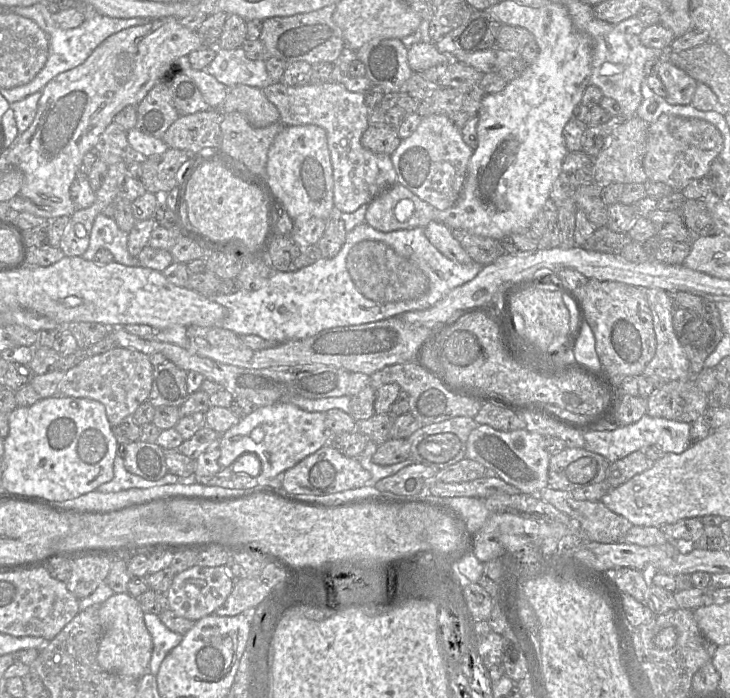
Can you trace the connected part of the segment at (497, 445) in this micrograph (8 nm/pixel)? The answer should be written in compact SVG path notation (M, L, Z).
M488 424L478 425L471 431L466 445L466 458L493 471L506 483L525 494L537 494L548 486L548 469L551 455L544 448L545 437L526 428L500 431Z

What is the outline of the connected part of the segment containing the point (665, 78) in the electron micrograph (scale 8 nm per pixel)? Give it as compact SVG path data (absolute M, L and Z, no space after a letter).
M667 60L657 64L657 76L666 88L665 101L671 105L688 105L691 103L697 82L686 72Z

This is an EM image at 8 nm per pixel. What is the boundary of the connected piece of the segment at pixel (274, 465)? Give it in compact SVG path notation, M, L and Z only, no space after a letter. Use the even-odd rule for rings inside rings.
M277 402L255 408L251 414L221 435L218 463L224 469L242 454L253 453L261 462L261 472L256 477L258 486L266 486L269 485L269 480L327 445L330 439L331 433L326 427L324 412L307 412L290 402Z

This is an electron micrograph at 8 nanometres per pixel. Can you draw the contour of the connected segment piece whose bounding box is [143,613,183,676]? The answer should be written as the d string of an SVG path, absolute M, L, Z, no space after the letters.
M144 613L143 618L153 644L149 673L155 676L164 658L182 641L183 636L169 630L156 614Z

